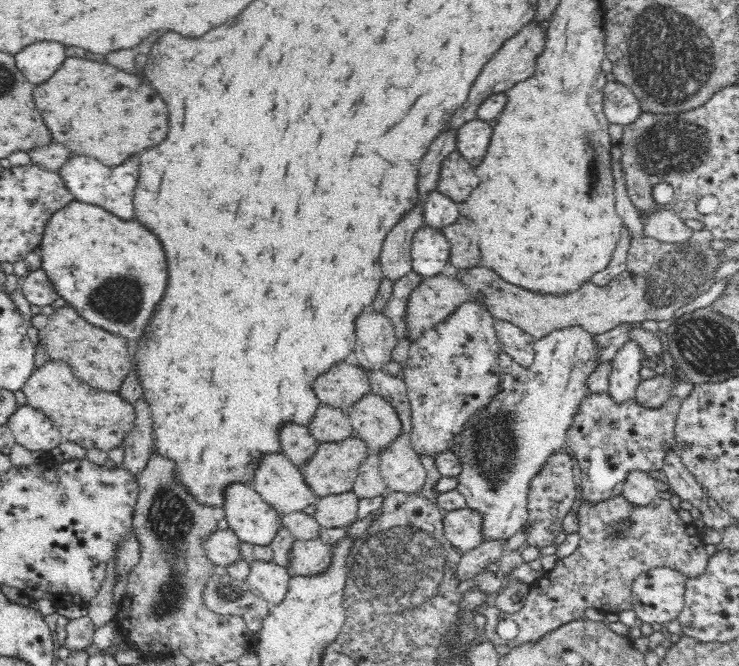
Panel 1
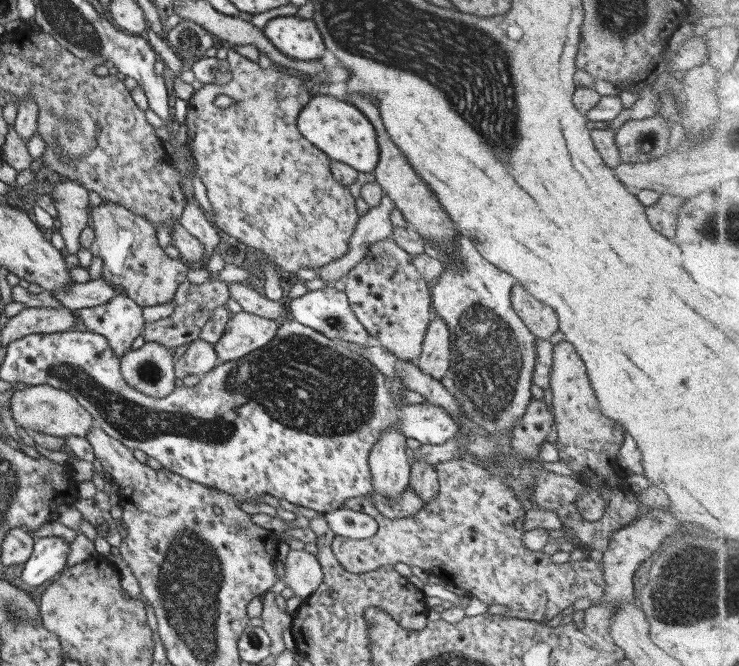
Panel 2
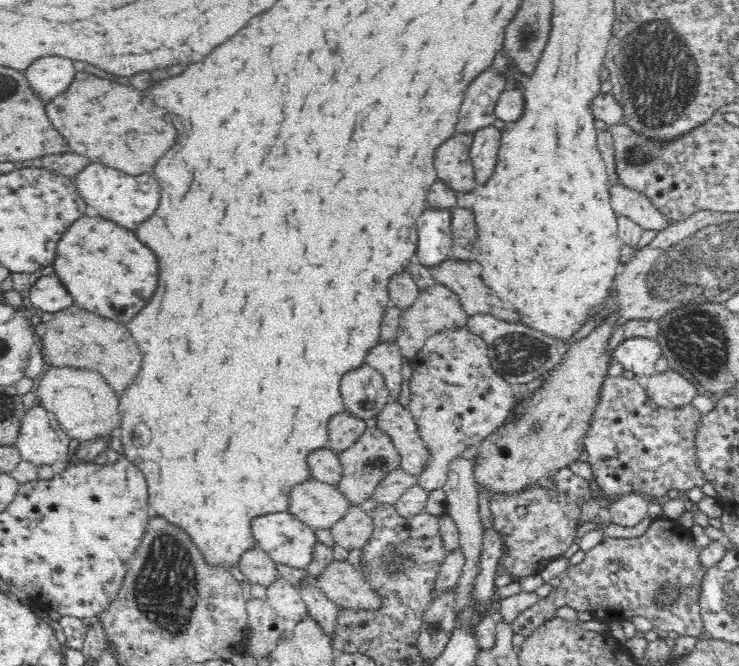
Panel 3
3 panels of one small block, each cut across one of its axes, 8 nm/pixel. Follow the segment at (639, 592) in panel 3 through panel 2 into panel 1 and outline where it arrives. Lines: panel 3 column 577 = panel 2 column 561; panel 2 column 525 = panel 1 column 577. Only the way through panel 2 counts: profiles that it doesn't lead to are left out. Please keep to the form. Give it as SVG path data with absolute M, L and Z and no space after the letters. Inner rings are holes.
M622 495L616 496L616 498L612 498L612 500L604 500L604 502L600 502L600 504L589 504L589 502L582 502L582 506L579 508L579 514L580 514L580 529L579 529L579 535L581 538L580 547L572 554L571 556L565 557L560 559L560 562L558 562L558 566L552 570L552 572L546 573L542 578L540 578L537 583L532 586L530 595L524 600L524 606L518 610L518 612L512 613L511 615L508 613L503 613L500 609L496 609L495 606L489 606L485 605L484 607L481 607L478 609L478 612L484 614L486 616L487 621L484 627L482 628L483 638L494 643L495 646L498 646L498 644L504 644L508 645L510 648L514 648L515 646L518 646L522 643L527 642L534 642L535 640L538 640L541 636L544 636L547 632L550 632L551 630L554 630L555 628L558 628L559 626L562 626L563 624L568 624L569 622L572 622L572 620L578 620L585 617L584 612L588 610L588 608L593 608L596 610L599 610L604 613L620 613L624 612L624 610L633 610L633 603L632 603L632 596L631 596L631 590L633 583L636 581L636 578L640 576L640 574L643 574L644 572L647 572L648 570L652 568L658 568L660 566L664 566L666 568L672 568L678 572L681 572L682 574L686 575L689 578L694 578L695 576L698 576L700 574L703 574L706 572L706 566L708 566L708 554L706 554L705 550L705 542L702 538L701 532L698 530L698 528L692 524L691 526L685 525L685 522L681 520L680 516L677 513L677 510L670 505L669 500L662 499L660 497L656 497L648 506L634 506L633 504L630 504ZM506 618L510 618L518 624L519 627L519 633L518 635L512 639L505 641L502 639L497 633L496 633L496 626L498 626L498 622L500 620L504 620Z

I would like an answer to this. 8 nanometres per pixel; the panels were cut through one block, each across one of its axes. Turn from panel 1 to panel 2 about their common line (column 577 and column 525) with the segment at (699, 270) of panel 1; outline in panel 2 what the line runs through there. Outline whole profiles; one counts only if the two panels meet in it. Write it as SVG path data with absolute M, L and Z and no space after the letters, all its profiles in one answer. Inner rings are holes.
M518 282L511 285L512 310L529 332L537 339L548 340L558 330L558 321L553 308L535 300Z

